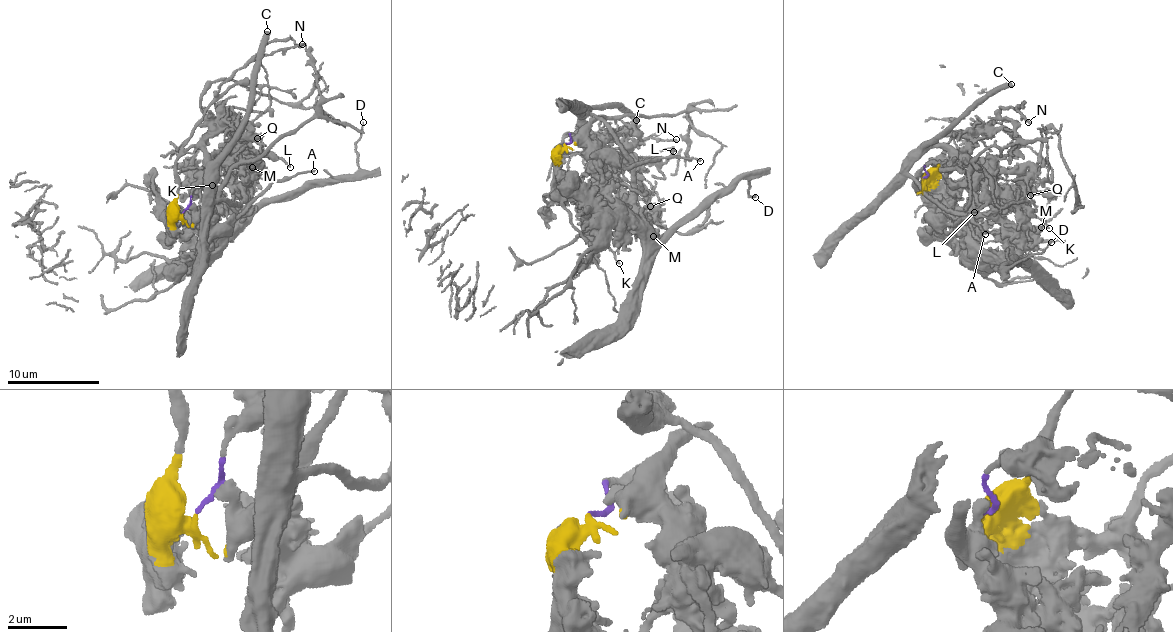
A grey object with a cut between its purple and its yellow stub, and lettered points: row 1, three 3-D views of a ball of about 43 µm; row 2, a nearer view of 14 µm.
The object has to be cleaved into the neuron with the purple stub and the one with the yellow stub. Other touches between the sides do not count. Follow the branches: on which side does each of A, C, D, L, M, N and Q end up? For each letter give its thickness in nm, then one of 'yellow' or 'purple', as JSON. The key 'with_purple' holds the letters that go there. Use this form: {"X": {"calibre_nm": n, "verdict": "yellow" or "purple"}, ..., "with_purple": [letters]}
{"A": {"calibre_nm": 160, "verdict": "yellow"}, "C": {"calibre_nm": 420, "verdict": "purple"}, "D": {"calibre_nm": 130, "verdict": "yellow"}, "L": {"calibre_nm": 170, "verdict": "purple"}, "M": {"calibre_nm": 500, "verdict": "yellow"}, "N": {"calibre_nm": 110, "verdict": "yellow"}, "Q": {"calibre_nm": 200, "verdict": "purple"}, "with_purple": ["C", "L", "Q"]}

